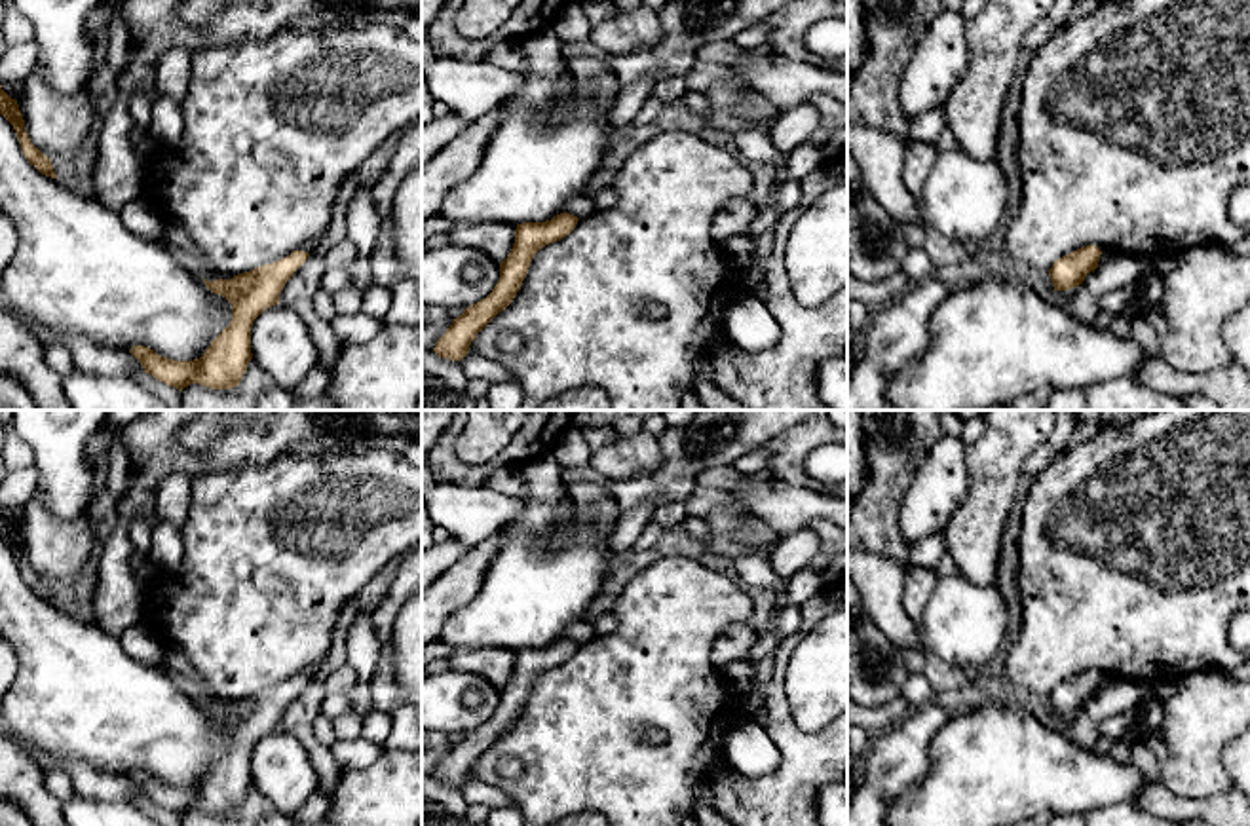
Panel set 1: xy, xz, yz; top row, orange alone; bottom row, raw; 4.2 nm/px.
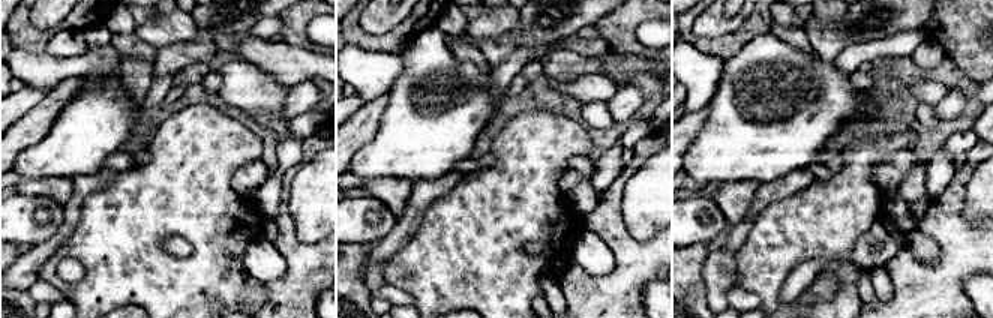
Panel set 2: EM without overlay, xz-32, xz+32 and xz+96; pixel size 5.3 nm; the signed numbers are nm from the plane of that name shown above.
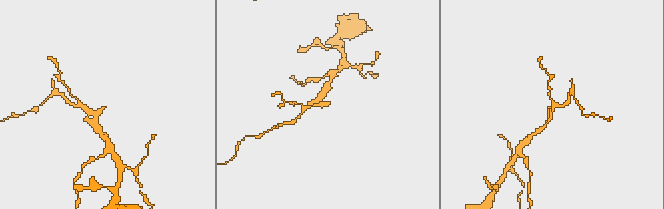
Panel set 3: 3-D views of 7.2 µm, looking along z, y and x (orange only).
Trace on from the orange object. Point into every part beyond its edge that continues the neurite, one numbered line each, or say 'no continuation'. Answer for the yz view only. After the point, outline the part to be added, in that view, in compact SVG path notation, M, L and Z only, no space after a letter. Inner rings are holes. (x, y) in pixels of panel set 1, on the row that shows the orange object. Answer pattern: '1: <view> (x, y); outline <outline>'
no continuation

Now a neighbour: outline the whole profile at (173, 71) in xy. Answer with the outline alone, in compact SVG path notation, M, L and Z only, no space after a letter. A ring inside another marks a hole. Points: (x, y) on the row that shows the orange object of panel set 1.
M171 47L156 63L154 80L160 93L182 104L192 76L192 53L184 47Z

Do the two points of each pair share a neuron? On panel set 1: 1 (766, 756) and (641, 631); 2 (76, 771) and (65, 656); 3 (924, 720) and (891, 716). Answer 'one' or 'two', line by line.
1: two
2: two
3: two

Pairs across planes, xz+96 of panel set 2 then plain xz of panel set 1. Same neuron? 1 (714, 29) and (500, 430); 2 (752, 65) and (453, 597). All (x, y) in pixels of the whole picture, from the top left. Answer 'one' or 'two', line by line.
1: one
2: two

